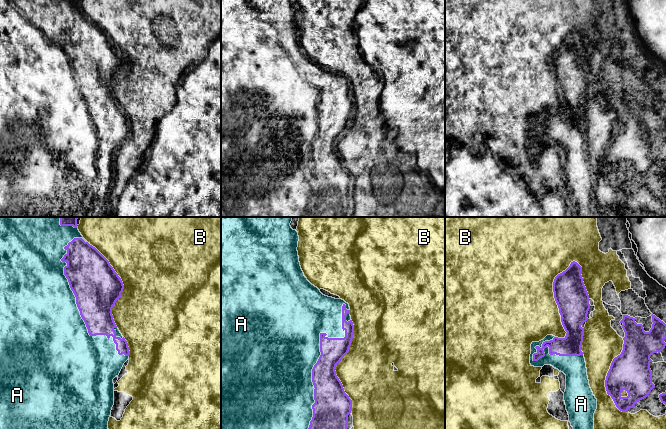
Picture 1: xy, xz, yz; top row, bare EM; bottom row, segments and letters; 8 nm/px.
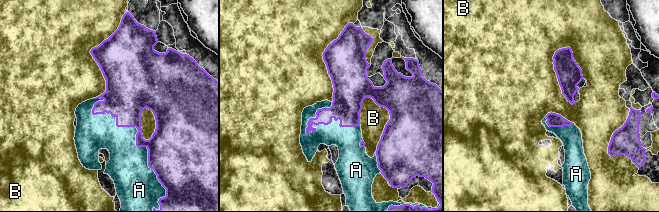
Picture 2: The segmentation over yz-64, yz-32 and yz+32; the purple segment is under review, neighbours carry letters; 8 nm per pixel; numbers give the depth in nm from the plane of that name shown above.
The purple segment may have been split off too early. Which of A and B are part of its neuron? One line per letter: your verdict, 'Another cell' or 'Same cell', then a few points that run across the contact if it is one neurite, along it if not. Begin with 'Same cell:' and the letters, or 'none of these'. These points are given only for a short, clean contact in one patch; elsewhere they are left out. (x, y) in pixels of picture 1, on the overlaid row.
Same cell: A
A: Same cell
B: Another cell

